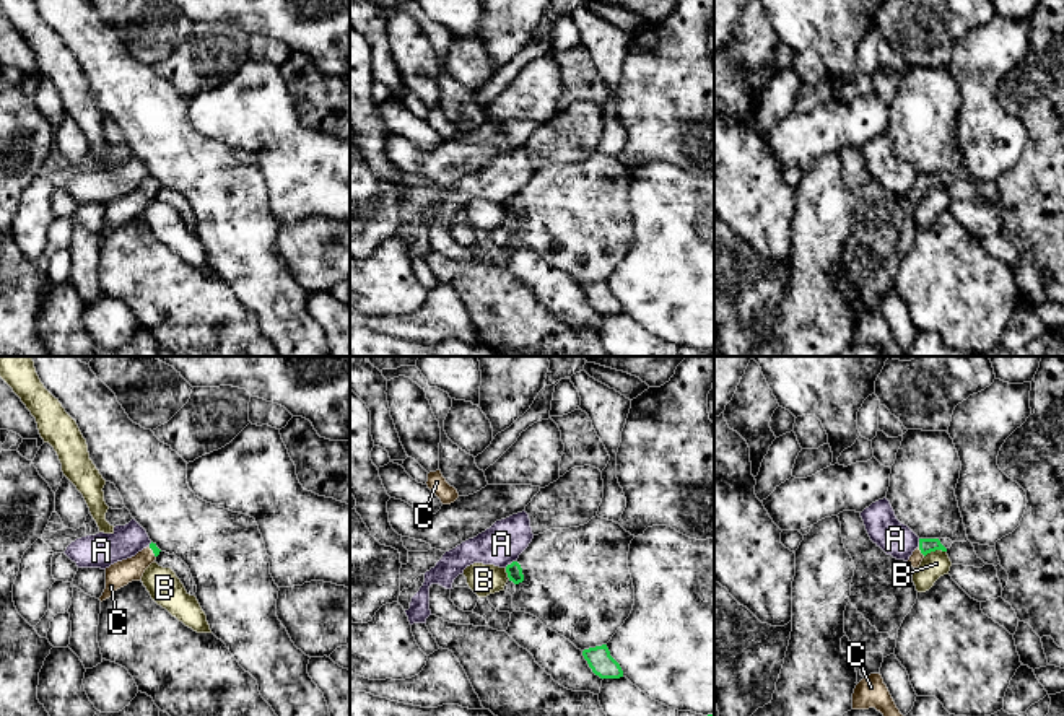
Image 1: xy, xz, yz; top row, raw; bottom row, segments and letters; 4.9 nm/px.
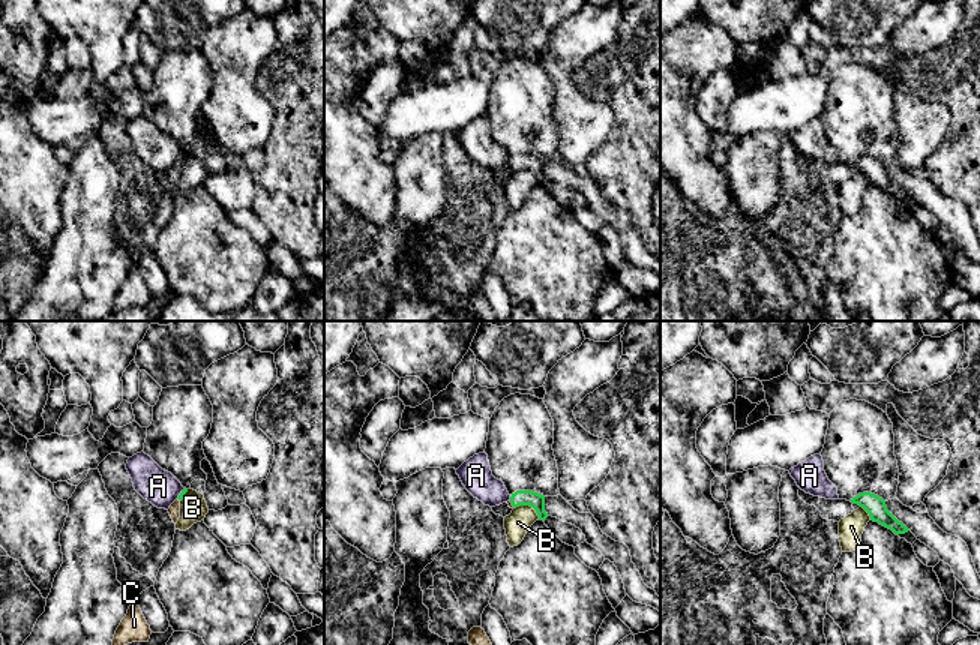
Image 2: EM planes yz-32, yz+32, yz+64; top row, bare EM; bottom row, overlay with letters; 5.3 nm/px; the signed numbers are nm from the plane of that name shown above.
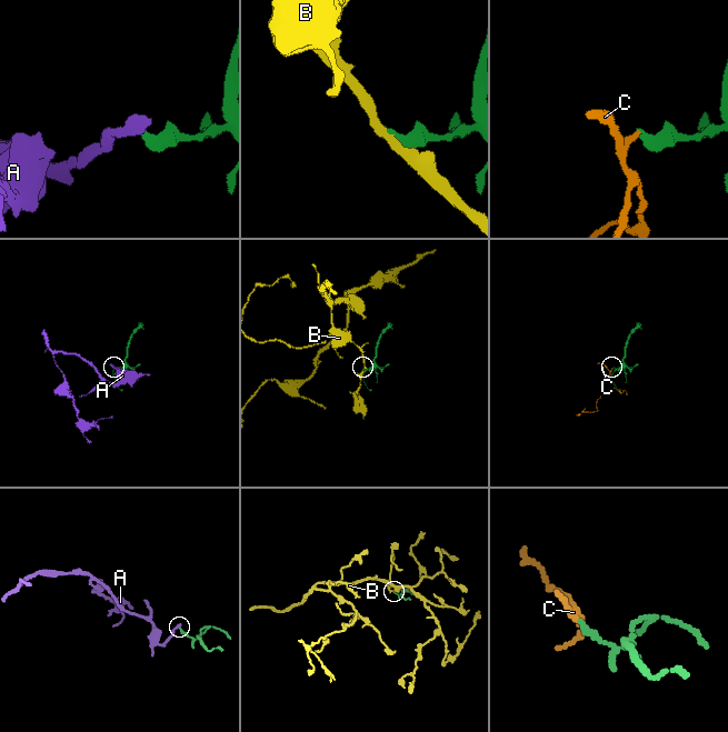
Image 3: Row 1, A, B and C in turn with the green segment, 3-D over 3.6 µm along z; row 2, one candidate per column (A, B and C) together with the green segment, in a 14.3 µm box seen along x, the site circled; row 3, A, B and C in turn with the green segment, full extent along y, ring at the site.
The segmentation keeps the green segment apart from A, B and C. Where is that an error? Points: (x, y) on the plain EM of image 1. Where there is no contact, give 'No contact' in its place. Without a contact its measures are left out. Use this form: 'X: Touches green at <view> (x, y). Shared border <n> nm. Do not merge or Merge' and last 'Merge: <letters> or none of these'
A: Touches green at xz (511, 199). Shared border 70 nm. Do not merge
B: Touches green at yz (934, 186). Shared border 120 nm. Do not merge
C: Touches green at yz (921, 187). Shared border 60 nm. Merge
Merge: C

